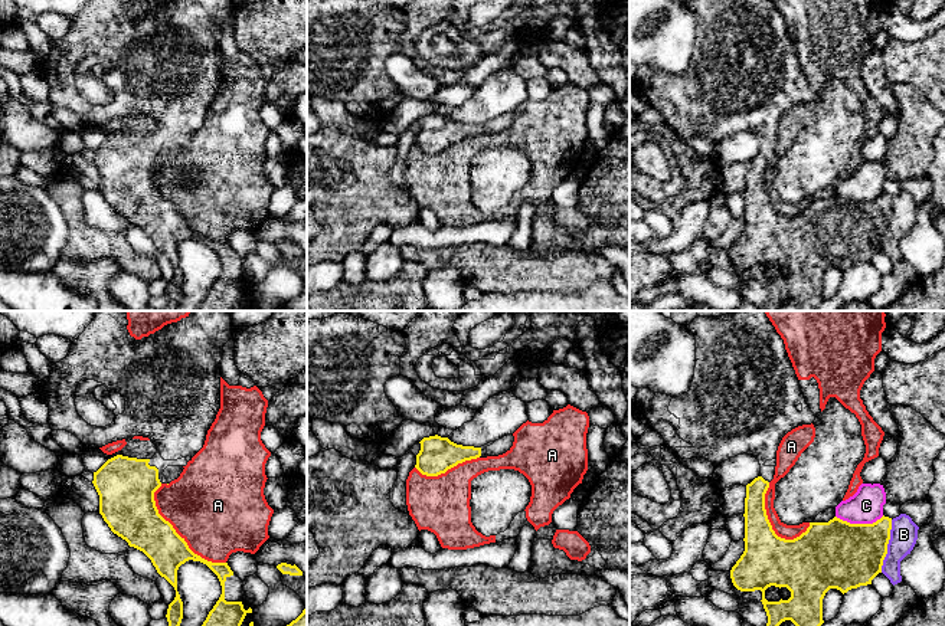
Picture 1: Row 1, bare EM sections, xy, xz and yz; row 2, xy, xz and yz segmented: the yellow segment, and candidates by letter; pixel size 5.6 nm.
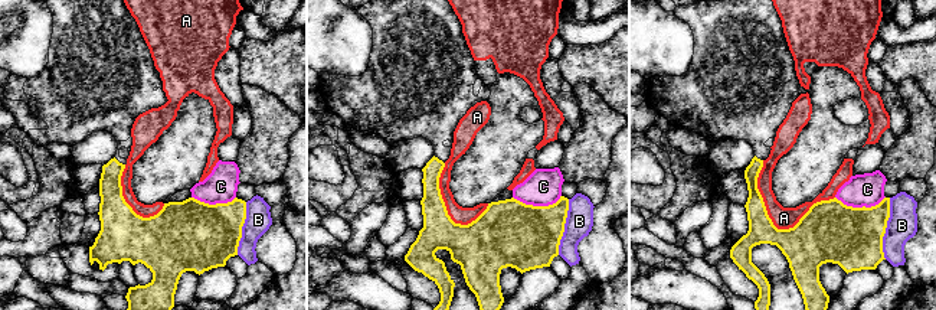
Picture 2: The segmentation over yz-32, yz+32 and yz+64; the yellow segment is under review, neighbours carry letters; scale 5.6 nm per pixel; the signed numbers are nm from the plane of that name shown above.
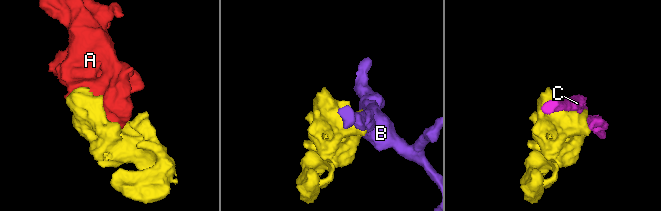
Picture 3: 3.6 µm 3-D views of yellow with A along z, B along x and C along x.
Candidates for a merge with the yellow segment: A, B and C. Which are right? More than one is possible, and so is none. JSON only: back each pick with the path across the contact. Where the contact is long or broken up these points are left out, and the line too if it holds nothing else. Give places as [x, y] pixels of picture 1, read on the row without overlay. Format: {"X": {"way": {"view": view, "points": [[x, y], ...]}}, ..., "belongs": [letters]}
{"belongs": []}

